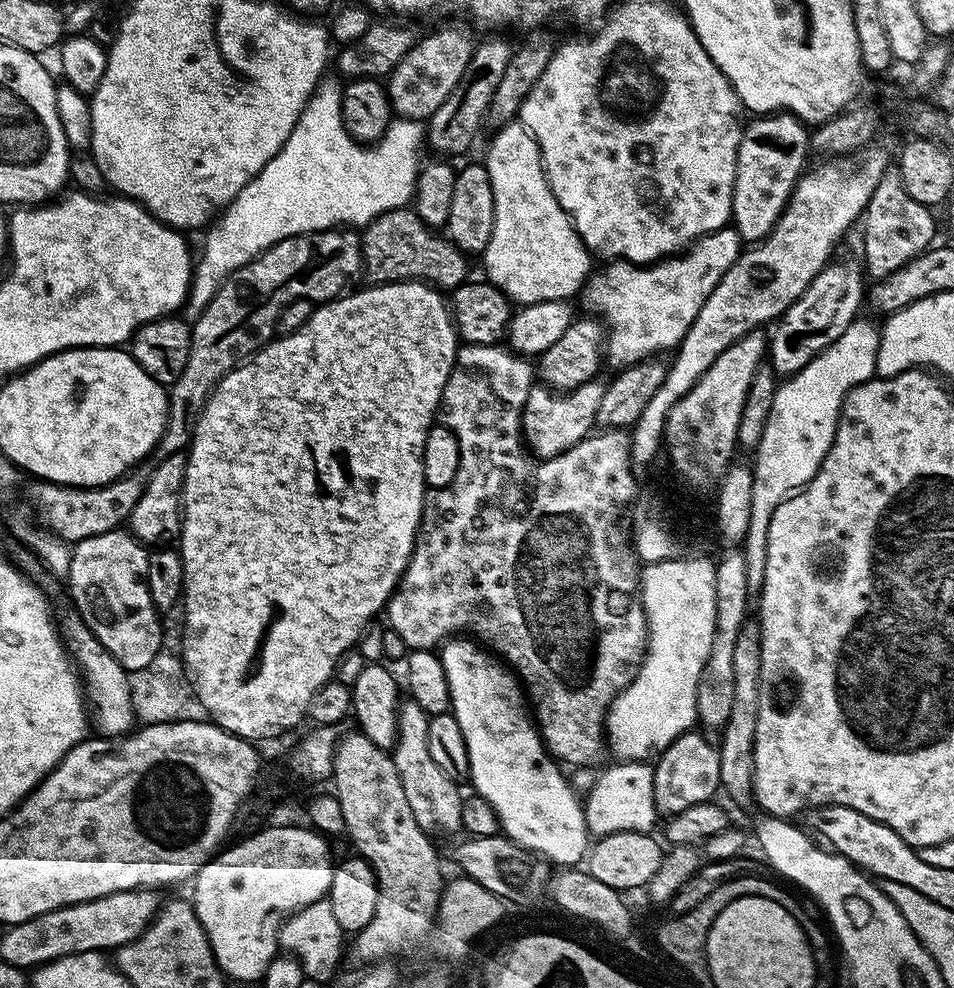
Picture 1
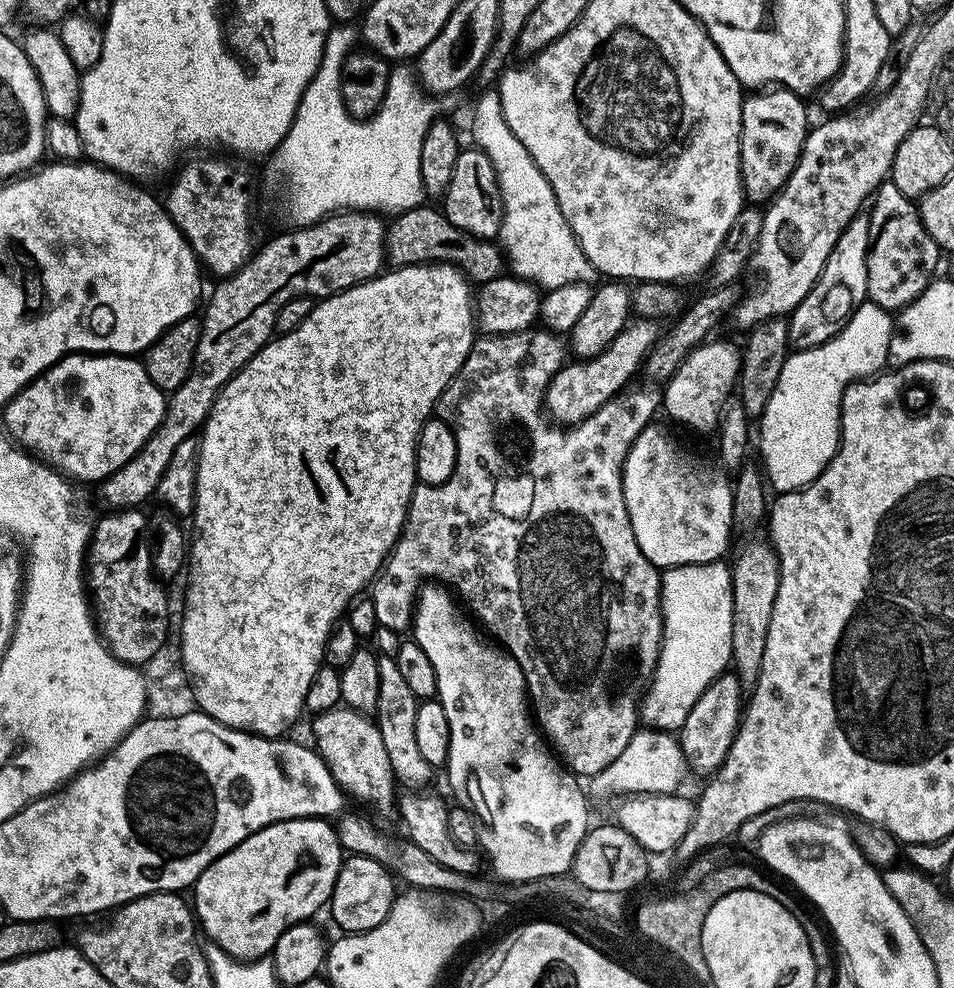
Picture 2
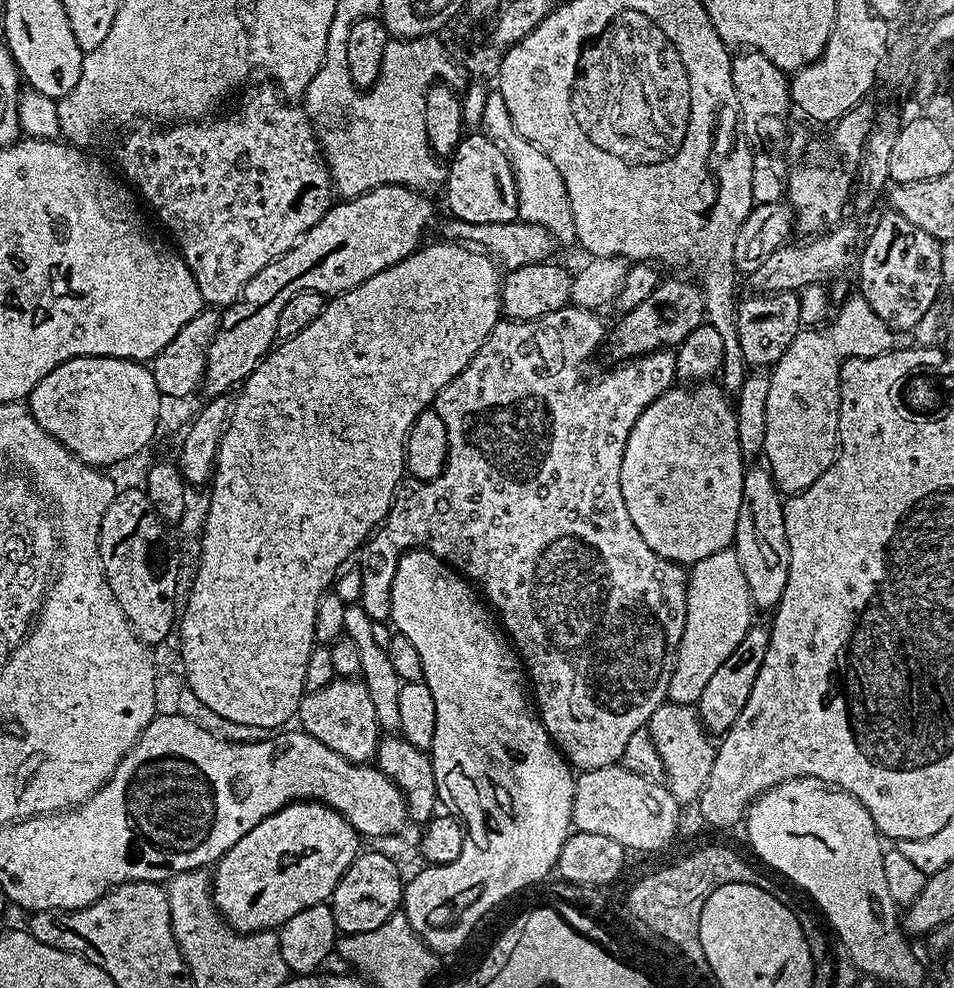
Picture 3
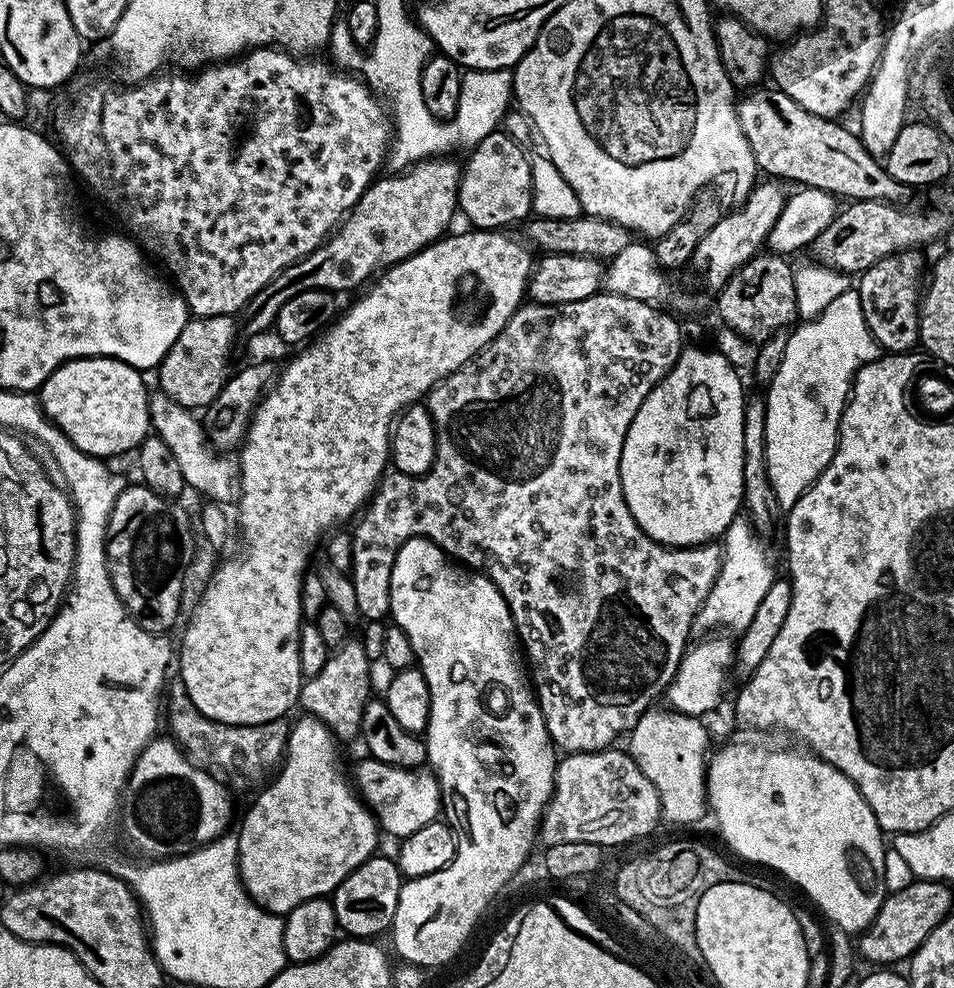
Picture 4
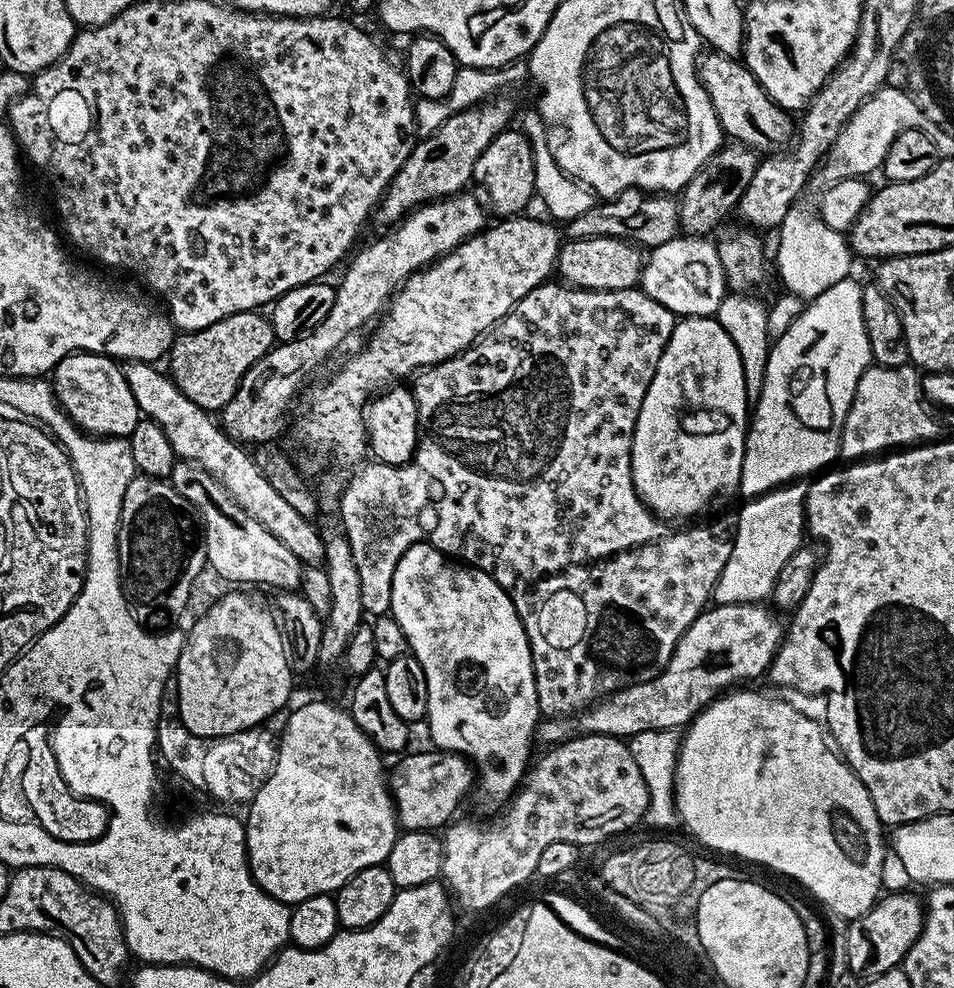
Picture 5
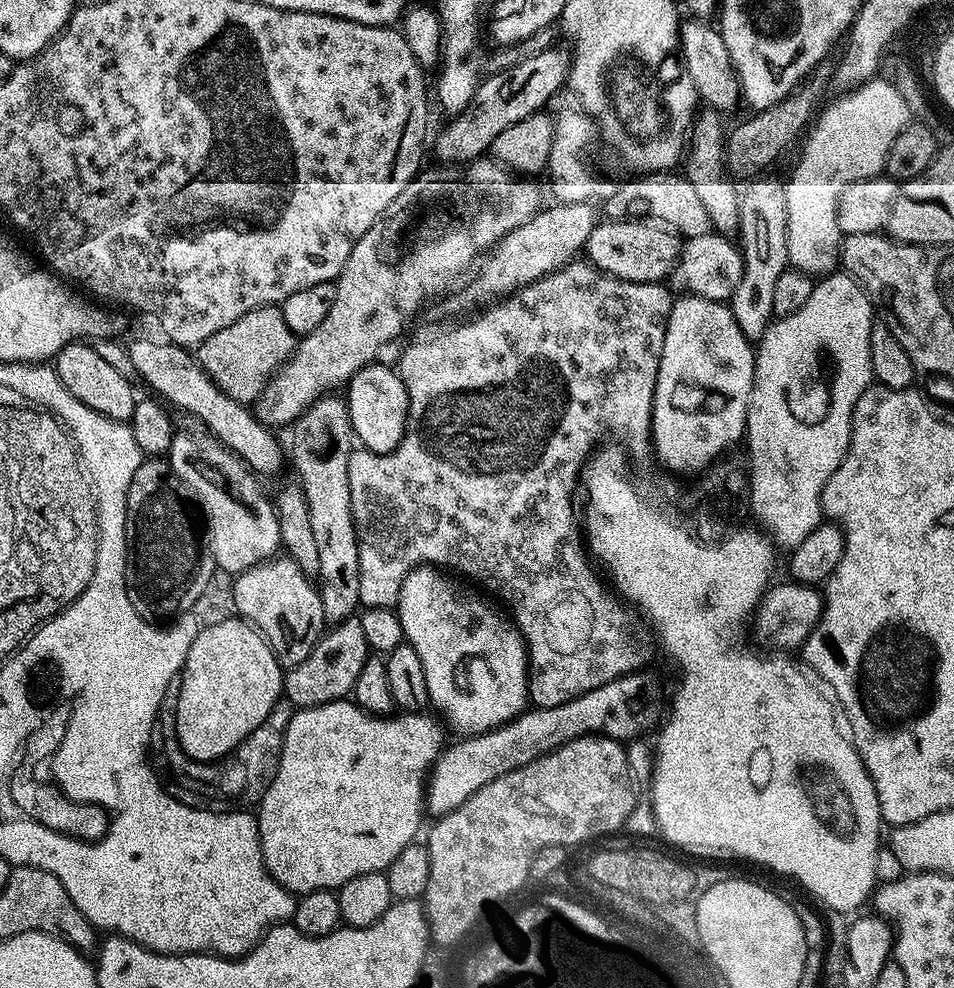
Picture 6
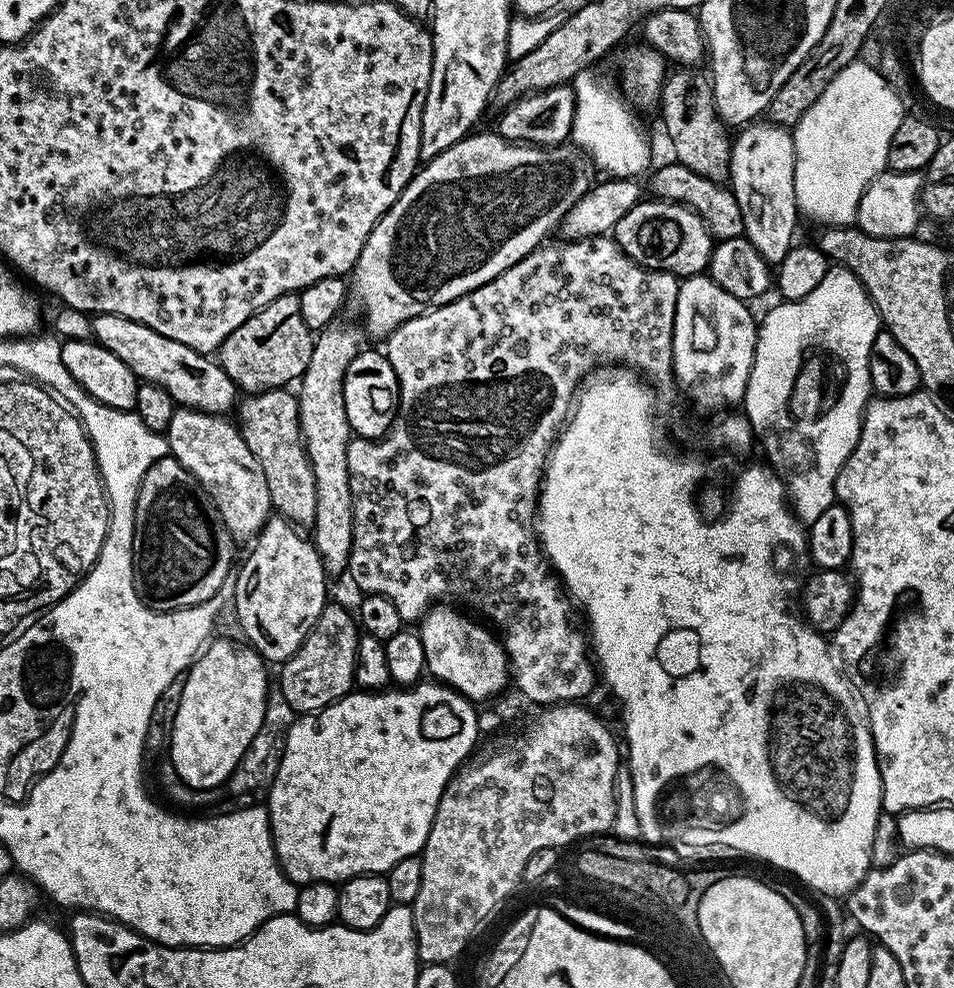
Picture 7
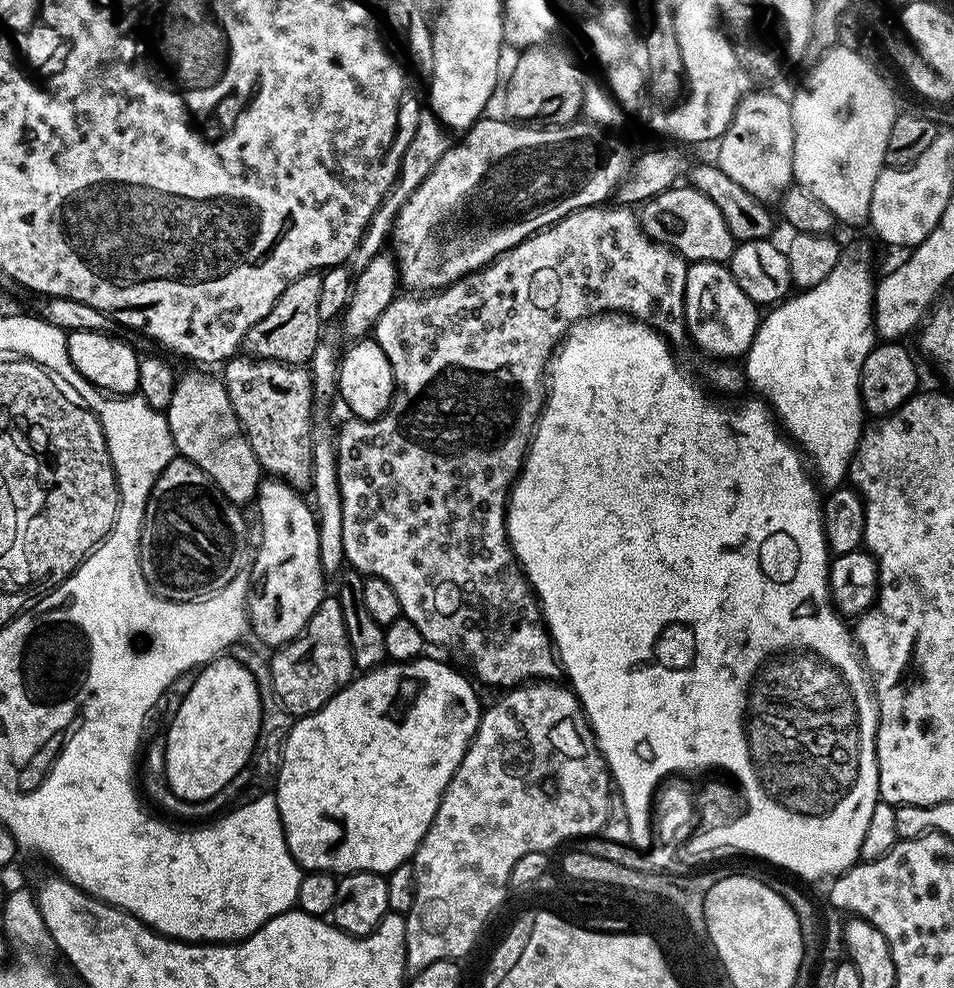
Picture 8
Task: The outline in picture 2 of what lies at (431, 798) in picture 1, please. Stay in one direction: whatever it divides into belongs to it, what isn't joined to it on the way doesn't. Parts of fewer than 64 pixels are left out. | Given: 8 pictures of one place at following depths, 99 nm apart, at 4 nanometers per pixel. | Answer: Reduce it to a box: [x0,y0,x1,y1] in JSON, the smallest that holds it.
[374,656,433,790]

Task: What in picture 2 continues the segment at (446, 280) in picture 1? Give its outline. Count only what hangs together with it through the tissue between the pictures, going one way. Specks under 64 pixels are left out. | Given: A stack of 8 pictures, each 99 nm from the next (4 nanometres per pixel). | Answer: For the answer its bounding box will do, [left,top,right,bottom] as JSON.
[384,206,506,286]

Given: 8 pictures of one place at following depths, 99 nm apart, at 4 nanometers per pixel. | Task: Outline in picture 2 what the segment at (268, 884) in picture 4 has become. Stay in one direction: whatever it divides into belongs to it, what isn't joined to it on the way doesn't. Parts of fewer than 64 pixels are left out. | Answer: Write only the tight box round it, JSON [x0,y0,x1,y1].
[194,819,341,962]

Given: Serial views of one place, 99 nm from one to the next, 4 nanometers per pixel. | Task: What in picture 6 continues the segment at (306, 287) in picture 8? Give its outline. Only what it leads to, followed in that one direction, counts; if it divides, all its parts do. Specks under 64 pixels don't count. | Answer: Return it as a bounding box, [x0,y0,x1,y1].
[194,306,298,406]

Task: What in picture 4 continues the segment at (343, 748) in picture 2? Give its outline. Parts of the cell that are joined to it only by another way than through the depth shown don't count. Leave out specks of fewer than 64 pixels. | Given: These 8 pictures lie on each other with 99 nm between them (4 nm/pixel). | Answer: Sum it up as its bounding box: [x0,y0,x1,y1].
[299,638,373,741]

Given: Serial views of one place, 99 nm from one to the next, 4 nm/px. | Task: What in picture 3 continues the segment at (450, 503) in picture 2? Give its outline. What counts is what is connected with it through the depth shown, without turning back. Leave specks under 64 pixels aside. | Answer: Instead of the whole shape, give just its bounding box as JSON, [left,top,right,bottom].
[358,306,689,770]

